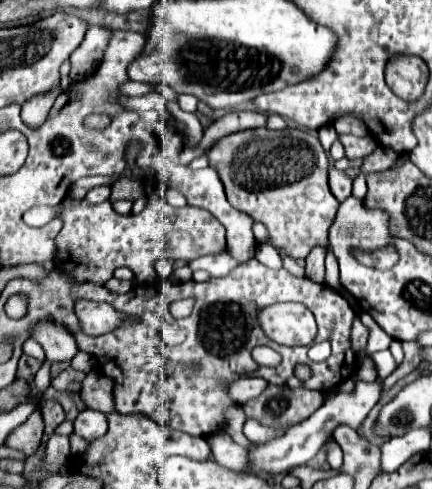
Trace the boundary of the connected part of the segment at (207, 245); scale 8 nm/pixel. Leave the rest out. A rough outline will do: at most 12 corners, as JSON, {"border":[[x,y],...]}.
{"border":[[152,195],[138,215],[62,201],[54,265],[104,285],[130,267],[154,281],[160,257],[226,251],[206,209]]}

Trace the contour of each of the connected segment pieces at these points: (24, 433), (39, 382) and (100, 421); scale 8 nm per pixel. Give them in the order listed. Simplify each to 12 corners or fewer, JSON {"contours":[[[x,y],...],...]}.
{"contours":[[[40,409],[12,435],[6,447],[32,455],[44,433]],[[46,359],[34,377],[36,389],[44,393],[50,385],[51,362]],[[84,409],[74,419],[74,433],[94,441],[108,431],[106,415]]]}

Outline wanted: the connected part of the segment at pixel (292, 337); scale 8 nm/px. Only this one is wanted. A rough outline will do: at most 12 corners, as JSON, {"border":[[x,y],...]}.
{"border":[[300,303],[260,309],[280,345],[312,345],[314,315]]}

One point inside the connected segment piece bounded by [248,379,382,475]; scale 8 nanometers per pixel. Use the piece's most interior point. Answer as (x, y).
(300, 443)

